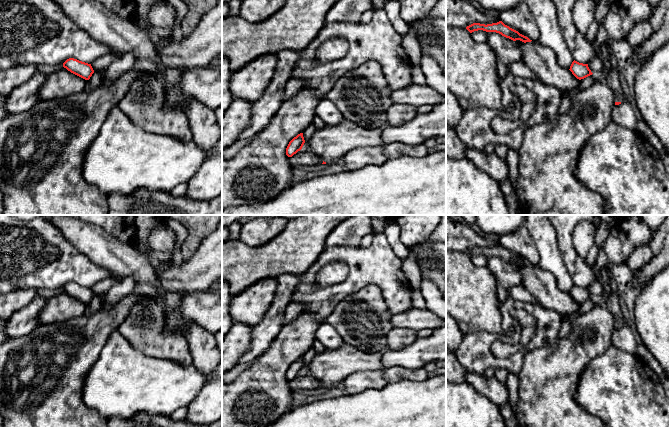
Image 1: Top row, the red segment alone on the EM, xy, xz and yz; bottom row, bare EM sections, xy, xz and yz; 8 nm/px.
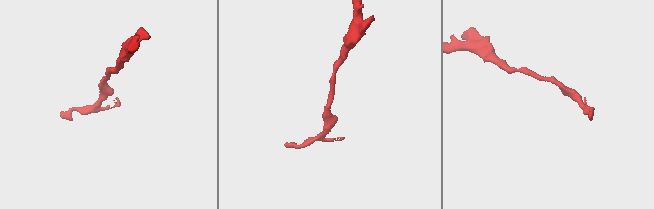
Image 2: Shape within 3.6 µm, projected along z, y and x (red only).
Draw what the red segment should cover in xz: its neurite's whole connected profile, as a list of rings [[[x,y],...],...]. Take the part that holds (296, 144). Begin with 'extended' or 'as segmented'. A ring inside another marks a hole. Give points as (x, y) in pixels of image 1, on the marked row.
as segmented | [[[303,133],[298,134],[288,144],[286,148],[286,155],[292,157],[298,151],[300,151],[305,143]]]

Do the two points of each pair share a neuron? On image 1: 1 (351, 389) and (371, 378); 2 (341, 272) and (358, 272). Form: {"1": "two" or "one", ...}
{"1": "one", "2": "two"}

